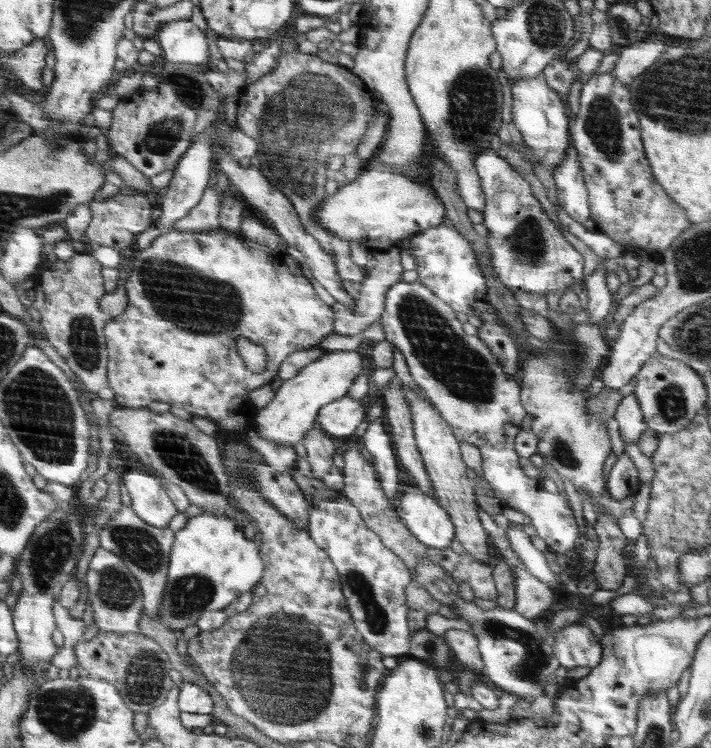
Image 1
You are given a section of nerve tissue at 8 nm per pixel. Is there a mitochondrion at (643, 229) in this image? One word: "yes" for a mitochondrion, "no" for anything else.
no

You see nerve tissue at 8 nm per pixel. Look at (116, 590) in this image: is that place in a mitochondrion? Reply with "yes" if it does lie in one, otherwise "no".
yes

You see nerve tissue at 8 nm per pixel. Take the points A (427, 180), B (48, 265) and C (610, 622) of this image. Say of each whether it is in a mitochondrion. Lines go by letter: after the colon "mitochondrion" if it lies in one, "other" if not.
A: other
B: other
C: other

